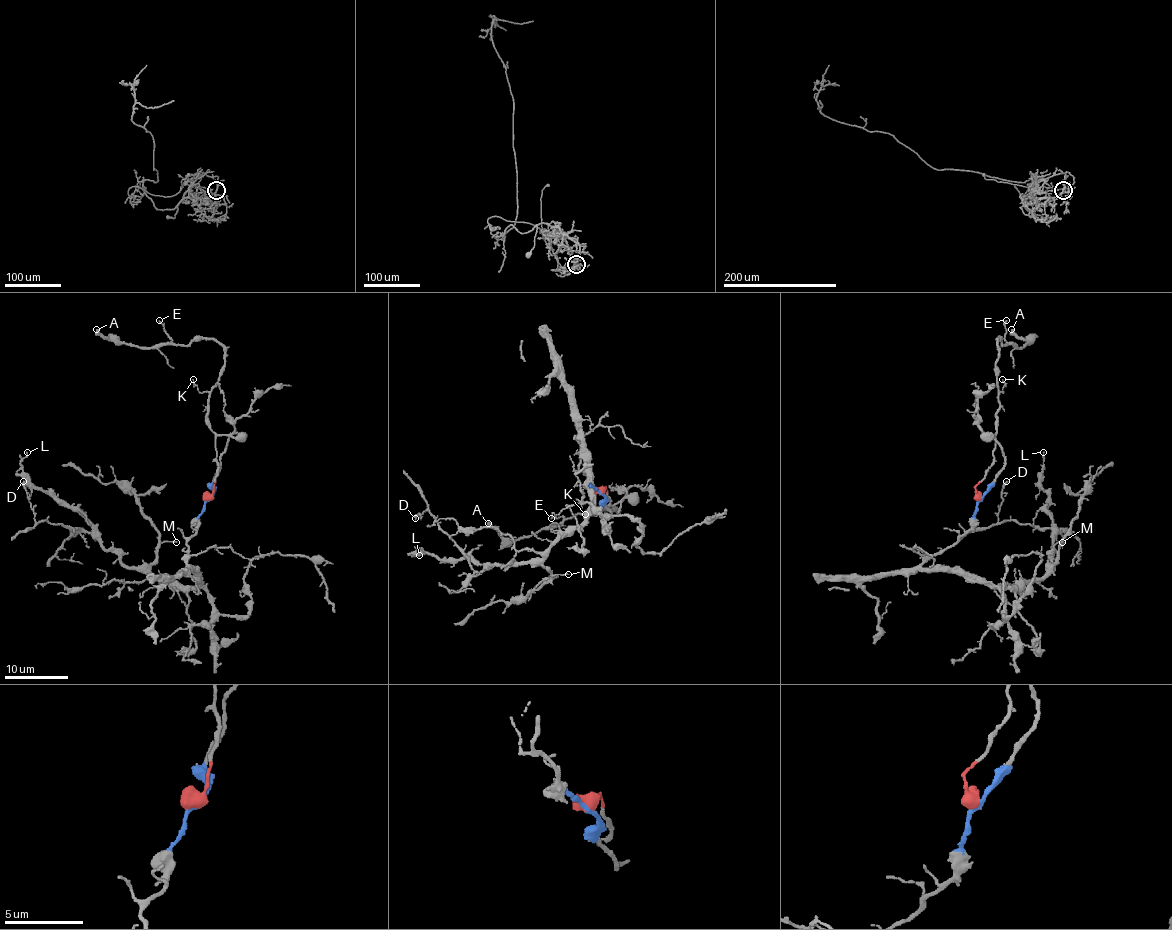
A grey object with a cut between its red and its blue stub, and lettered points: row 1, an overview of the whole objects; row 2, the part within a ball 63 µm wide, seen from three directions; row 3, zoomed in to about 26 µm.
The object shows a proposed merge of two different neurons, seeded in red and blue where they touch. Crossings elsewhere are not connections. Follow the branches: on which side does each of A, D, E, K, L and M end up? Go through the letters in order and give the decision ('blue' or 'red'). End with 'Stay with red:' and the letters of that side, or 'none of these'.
A: red
D: blue
E: red
K: red
L: blue
M: blue
Stay with red: A, E, K

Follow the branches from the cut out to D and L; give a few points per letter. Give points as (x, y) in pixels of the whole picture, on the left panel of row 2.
D: (207, 500), (199, 525), (186, 541), (197, 585), (170, 585), (131, 569), (89, 533), (37, 522), (23, 480)
L: (207, 500), (186, 541), (197, 585), (170, 585), (127, 568), (83, 517), (30, 482), (21, 463), (27, 452)

